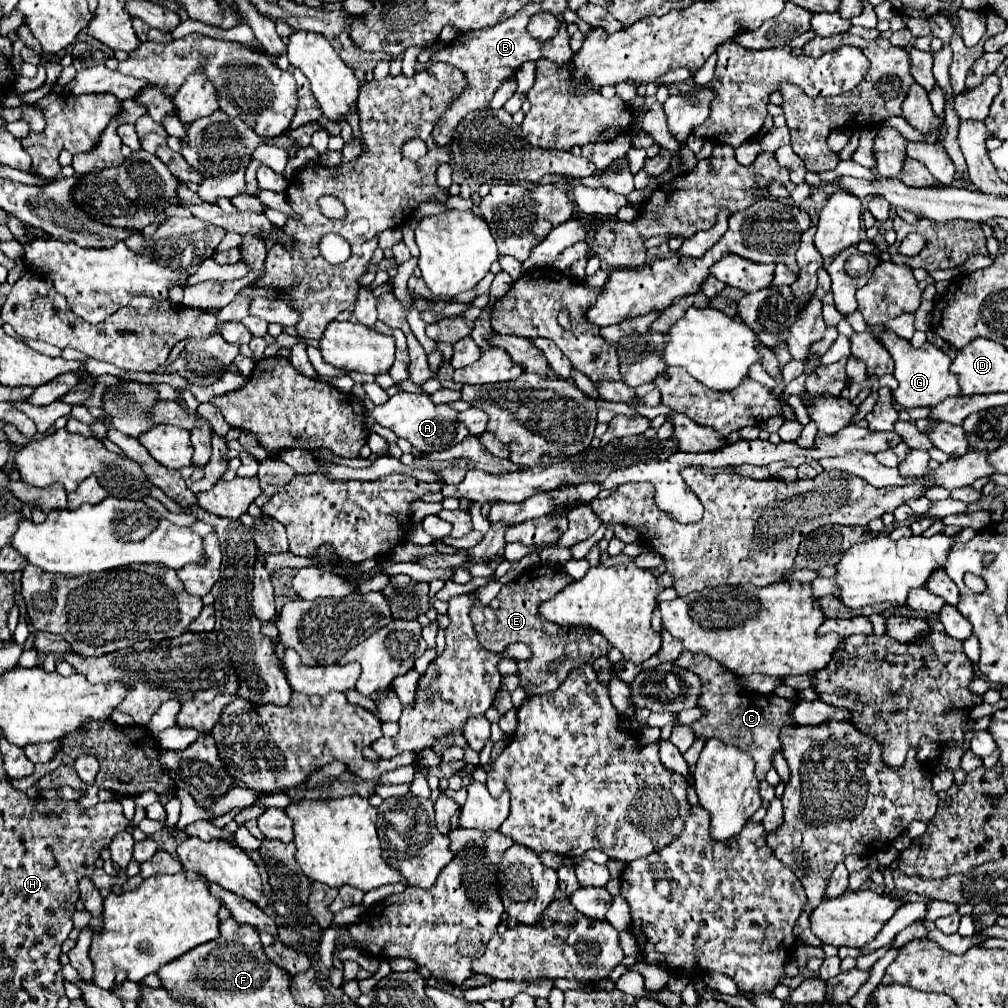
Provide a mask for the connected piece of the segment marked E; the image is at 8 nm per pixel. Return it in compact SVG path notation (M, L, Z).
M540 564L532 570L526 570L518 580L502 586L502 590L498 592L498 610L482 604L476 592L472 592L474 606L470 610L470 618L474 622L478 642L486 650L500 652L510 642L526 642L532 648L532 658L520 662L520 680L528 694L542 696L554 692L566 680L570 670L582 664L592 664L596 658L606 656L610 650L608 640L604 640L604 636L600 636L592 628L562 628L538 616L538 604L544 600L544 596L556 596L570 582L572 578L562 568Z

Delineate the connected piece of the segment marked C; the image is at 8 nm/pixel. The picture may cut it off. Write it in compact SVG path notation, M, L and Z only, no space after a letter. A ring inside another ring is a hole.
M682 652L674 664L688 668L702 678L704 688L702 688L702 696L698 698L698 706L704 710L704 716L692 724L694 732L704 738L716 736L724 744L732 744L732 746L744 750L746 754L750 754L752 760L756 762L756 778L764 780L766 772L772 768L772 754L774 754L774 750L780 748L780 744L778 744L780 728L794 724L794 720L790 718L792 700L778 698L774 694L762 696L762 694L742 690L734 682L732 672L728 672L724 666L720 666L718 662L714 662L702 654Z

